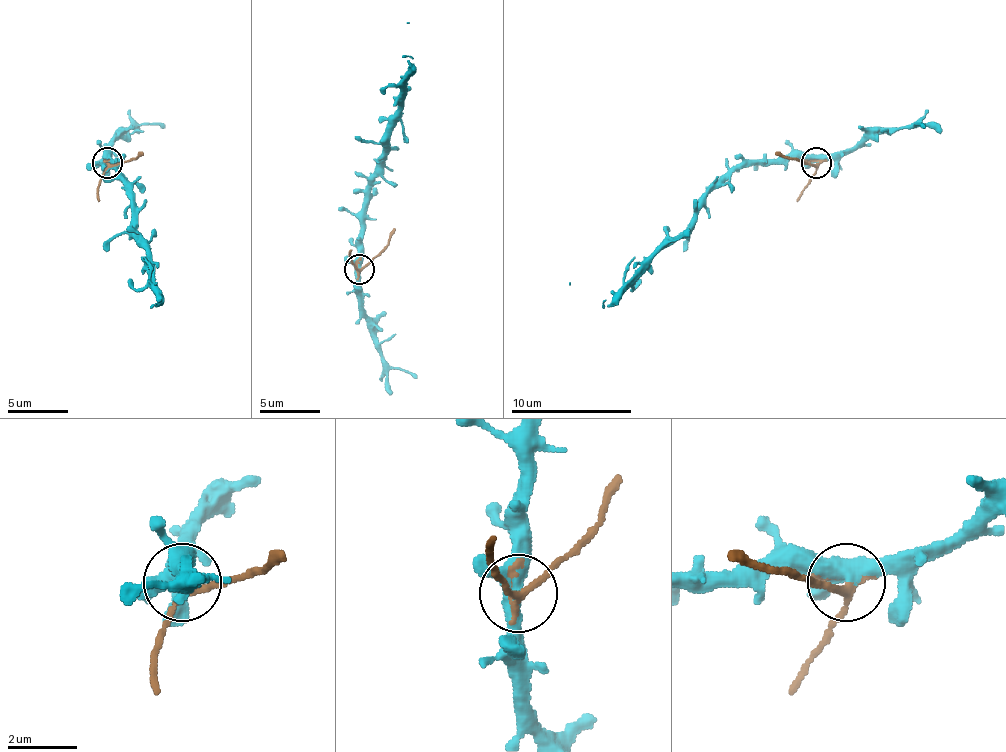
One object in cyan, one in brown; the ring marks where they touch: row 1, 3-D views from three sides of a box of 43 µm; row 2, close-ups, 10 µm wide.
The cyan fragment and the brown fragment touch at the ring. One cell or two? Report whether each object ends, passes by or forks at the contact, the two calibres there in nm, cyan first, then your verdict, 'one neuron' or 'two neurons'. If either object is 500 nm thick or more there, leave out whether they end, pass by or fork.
cyan forks there; brown forks there; 360 nm thick on the cyan side, 180 nm on the other; two neurons

